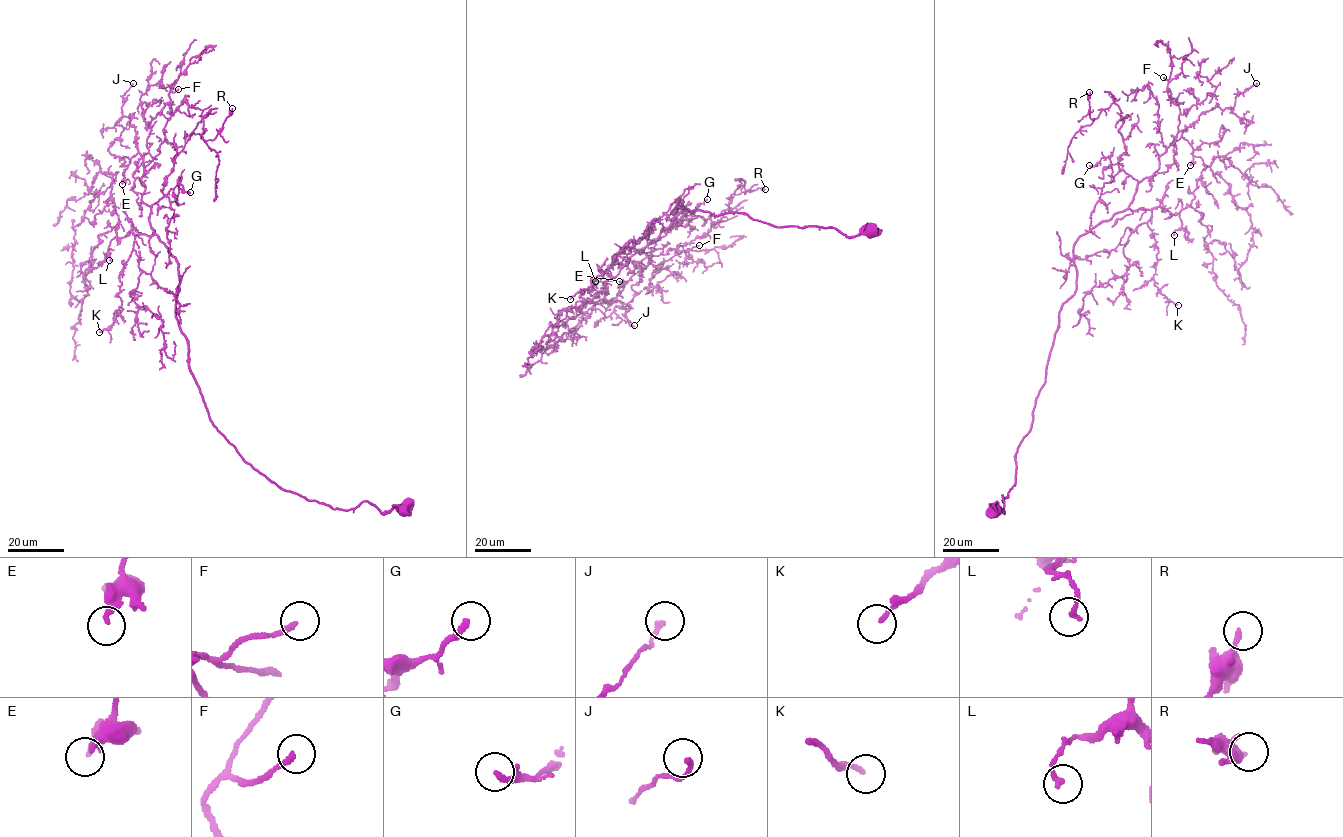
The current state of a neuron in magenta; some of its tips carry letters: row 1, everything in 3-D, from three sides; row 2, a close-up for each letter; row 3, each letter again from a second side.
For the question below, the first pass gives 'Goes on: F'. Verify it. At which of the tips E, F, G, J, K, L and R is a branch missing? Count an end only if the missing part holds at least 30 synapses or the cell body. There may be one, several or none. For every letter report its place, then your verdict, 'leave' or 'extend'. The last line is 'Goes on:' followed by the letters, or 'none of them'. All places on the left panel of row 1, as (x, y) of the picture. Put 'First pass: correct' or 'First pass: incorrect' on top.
First pass: incorrect
E: place (122, 184); leave
F: place (178, 89); extend
G: place (190, 192); extend
J: place (133, 83); leave
K: place (99, 332); leave
L: place (109, 260); leave
R: place (232, 108); leave
Goes on: F, G

